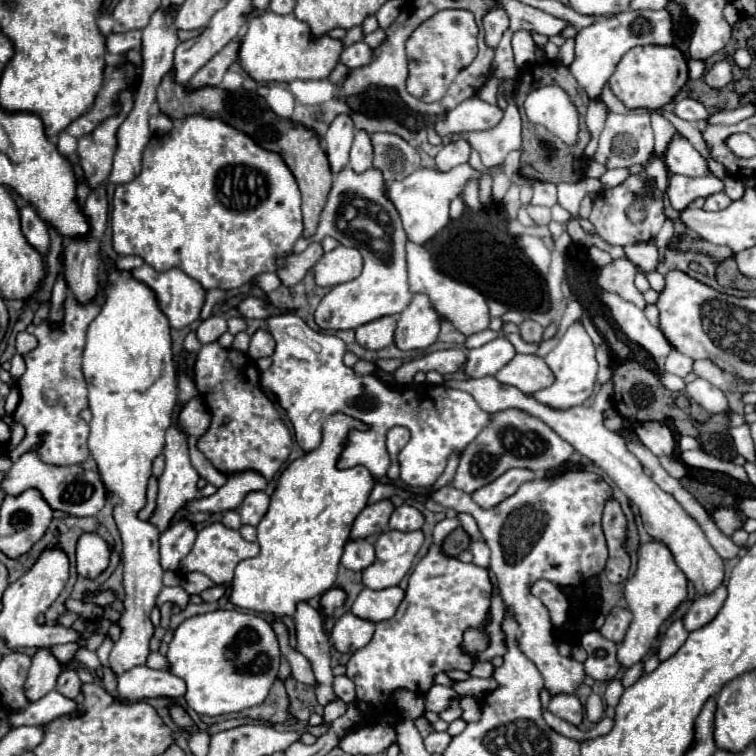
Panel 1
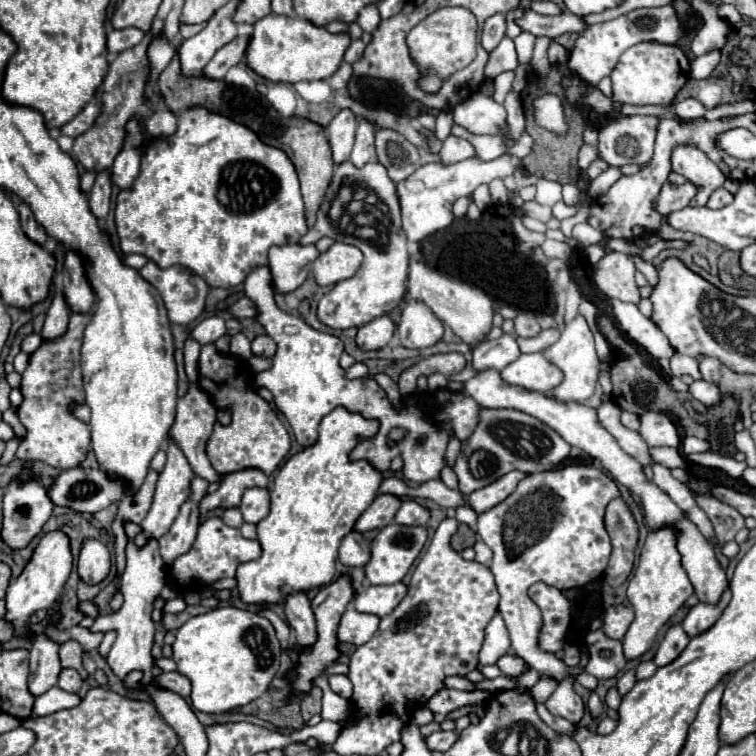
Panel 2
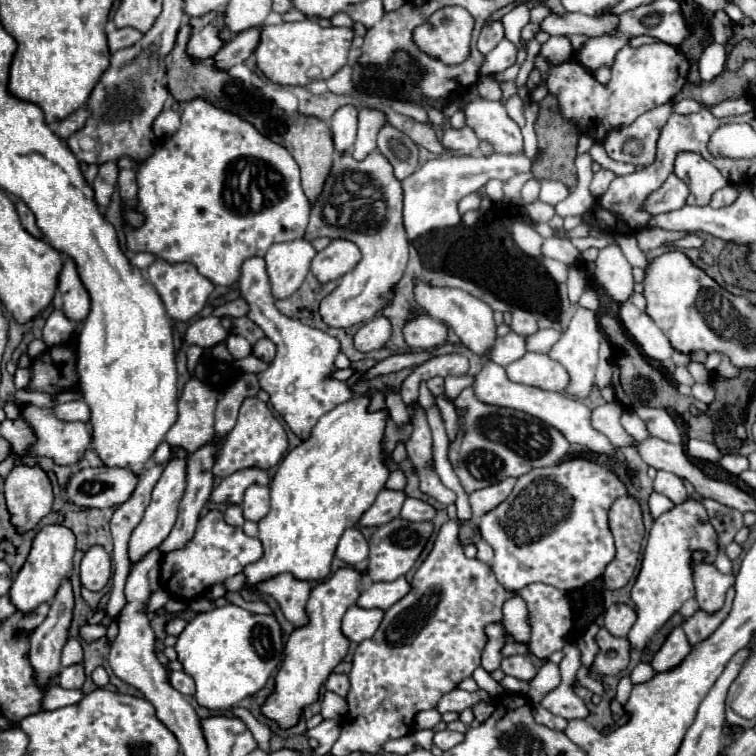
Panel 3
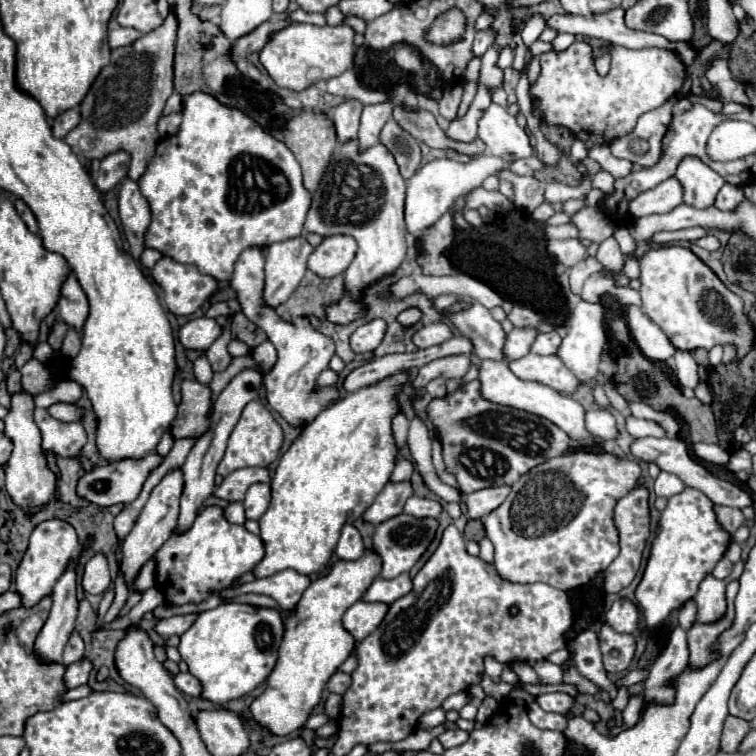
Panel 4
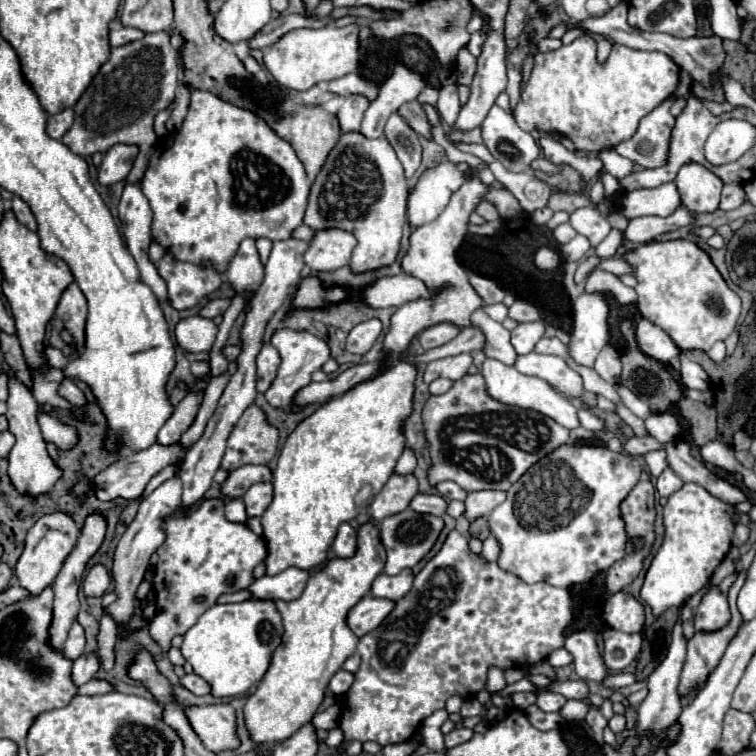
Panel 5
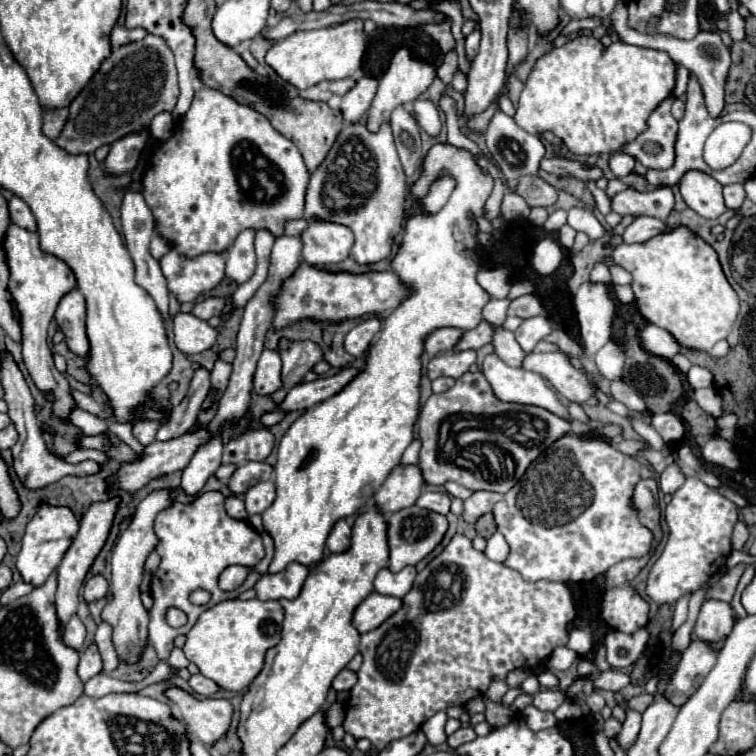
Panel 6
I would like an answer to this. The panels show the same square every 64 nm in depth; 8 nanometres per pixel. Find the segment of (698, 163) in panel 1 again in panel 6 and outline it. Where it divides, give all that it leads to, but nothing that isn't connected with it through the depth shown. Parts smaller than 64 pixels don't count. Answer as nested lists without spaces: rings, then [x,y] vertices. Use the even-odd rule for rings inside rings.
[[[688,170],[678,182],[678,190],[688,208],[704,218],[718,218],[722,212],[726,212],[722,184],[700,170]]]

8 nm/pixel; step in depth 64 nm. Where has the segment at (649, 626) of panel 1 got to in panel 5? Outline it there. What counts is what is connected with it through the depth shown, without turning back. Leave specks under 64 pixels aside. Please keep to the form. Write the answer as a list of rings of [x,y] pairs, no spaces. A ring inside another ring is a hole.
[[[684,484],[668,498],[664,506],[664,540],[640,588],[640,600],[650,606],[654,616],[662,616],[672,606],[680,608],[692,594],[708,584],[714,568],[730,550],[734,532],[734,522],[730,518],[732,510],[730,504],[714,500],[714,496],[698,484]]]

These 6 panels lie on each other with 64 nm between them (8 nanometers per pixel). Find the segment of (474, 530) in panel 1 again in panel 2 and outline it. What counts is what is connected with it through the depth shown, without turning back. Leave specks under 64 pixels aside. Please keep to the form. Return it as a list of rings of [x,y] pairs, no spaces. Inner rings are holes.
[[[468,506],[456,508],[456,520],[464,522],[464,524],[468,524],[472,528],[476,524],[476,512],[472,508],[468,508]]]

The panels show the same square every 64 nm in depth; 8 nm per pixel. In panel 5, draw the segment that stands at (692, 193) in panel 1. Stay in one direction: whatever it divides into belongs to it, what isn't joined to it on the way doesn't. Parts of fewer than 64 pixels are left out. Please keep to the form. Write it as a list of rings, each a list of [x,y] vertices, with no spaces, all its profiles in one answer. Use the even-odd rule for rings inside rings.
[[[666,182],[652,190],[634,190],[616,200],[616,212],[628,220],[638,216],[670,216],[680,206],[676,182]]]

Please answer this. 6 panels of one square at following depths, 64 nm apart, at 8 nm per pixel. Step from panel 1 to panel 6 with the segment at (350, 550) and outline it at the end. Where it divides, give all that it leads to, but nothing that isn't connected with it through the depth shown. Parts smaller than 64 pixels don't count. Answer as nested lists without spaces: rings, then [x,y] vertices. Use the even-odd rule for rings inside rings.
[[[344,520],[336,522],[334,530],[328,536],[328,550],[334,554],[346,552],[350,548],[350,534],[352,534],[352,528]]]

